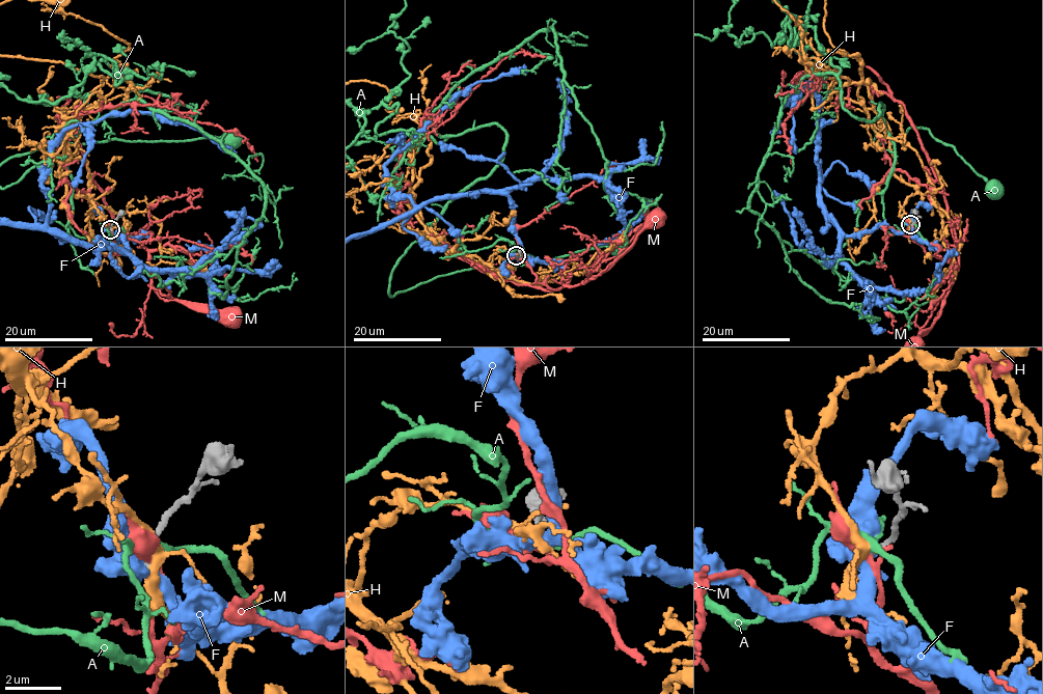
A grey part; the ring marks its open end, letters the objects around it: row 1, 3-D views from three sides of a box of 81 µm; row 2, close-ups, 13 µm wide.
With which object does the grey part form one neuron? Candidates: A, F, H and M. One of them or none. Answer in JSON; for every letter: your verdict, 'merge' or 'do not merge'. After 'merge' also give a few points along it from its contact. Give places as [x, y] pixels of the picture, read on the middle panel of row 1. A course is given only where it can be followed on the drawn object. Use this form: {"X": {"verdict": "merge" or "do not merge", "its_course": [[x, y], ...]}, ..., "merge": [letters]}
{"A": {"verdict": "do not merge"}, "F": {"verdict": "do not merge"}, "H": {"verdict": "do not merge"}, "M": {"verdict": "do not merge"}, "merge": []}

